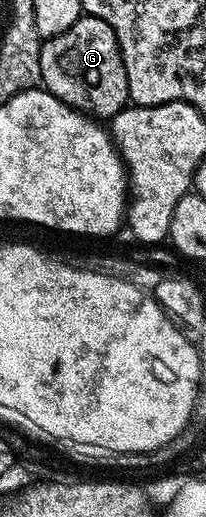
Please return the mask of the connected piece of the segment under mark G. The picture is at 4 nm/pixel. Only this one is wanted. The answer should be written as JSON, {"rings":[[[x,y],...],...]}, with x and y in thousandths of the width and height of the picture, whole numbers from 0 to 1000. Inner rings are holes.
{"rings":[[[383,31],[330,60],[218,74],[184,99],[189,151],[228,180],[345,213],[529,230],[621,203],[612,132],[553,56],[495,33]]]}

